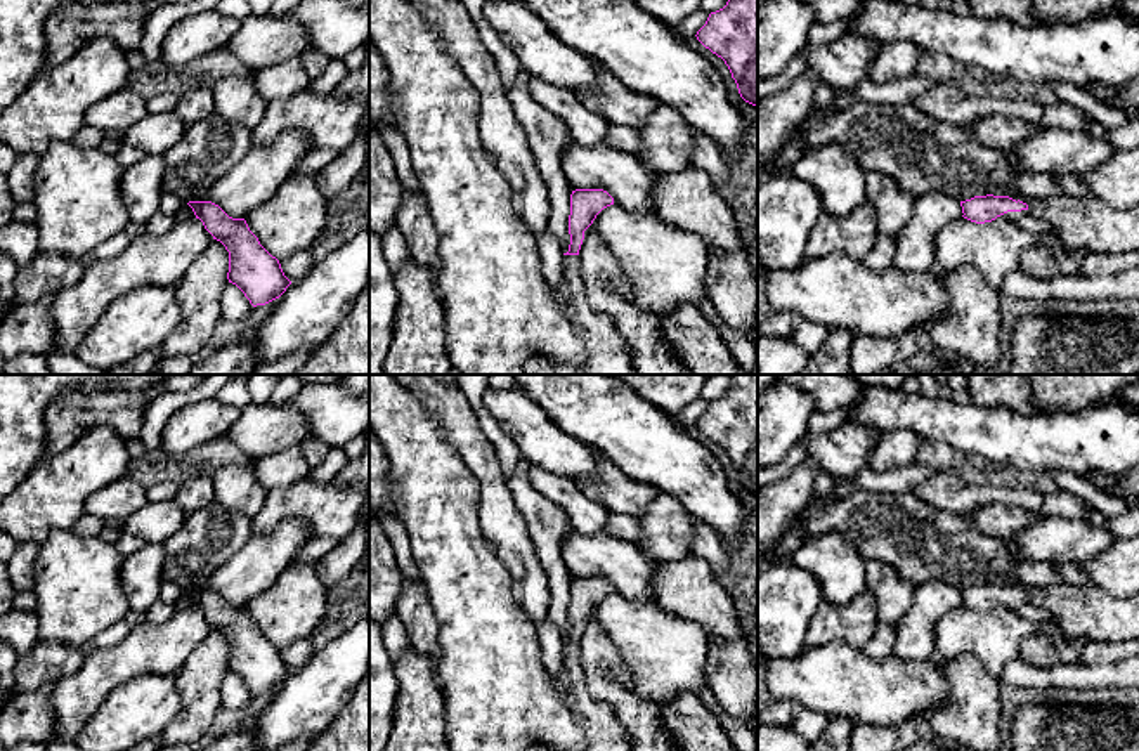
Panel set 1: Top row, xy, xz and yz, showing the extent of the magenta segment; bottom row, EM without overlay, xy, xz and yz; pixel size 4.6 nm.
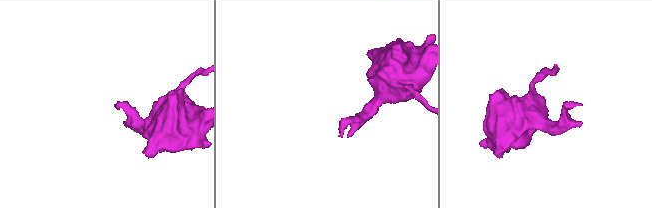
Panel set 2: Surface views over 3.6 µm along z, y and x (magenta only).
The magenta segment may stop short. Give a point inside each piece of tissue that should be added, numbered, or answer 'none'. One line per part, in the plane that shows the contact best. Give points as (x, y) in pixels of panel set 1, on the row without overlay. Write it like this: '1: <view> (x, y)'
1: yz (1084, 611)

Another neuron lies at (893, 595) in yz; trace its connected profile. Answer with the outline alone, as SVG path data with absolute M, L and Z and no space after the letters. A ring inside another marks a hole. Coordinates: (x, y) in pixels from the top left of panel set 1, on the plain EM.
M867 562L867 591L874 595L877 624L896 626L912 605L915 586L884 562Z

